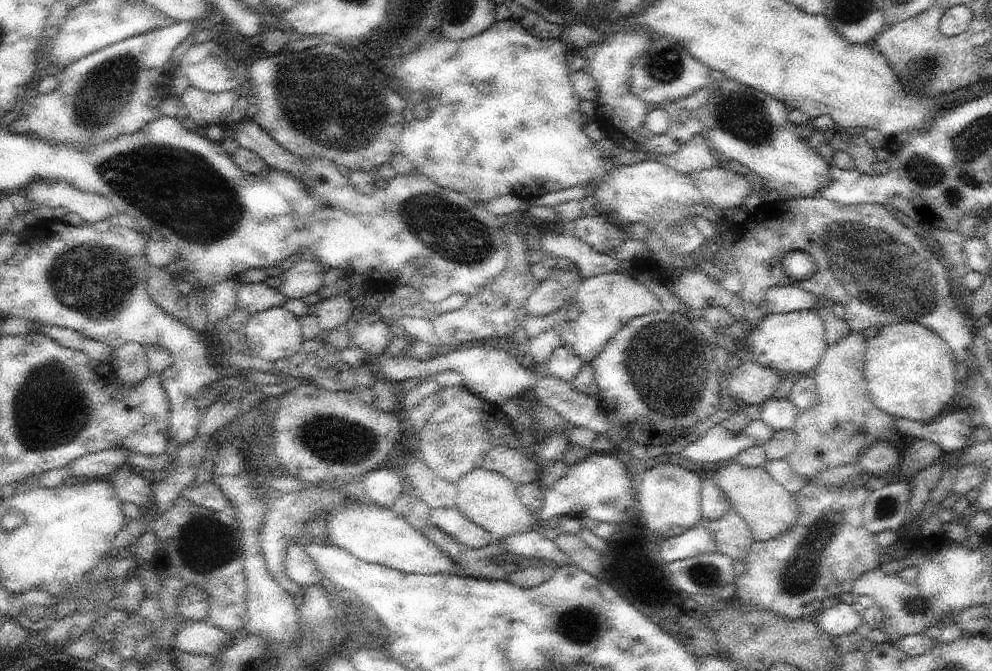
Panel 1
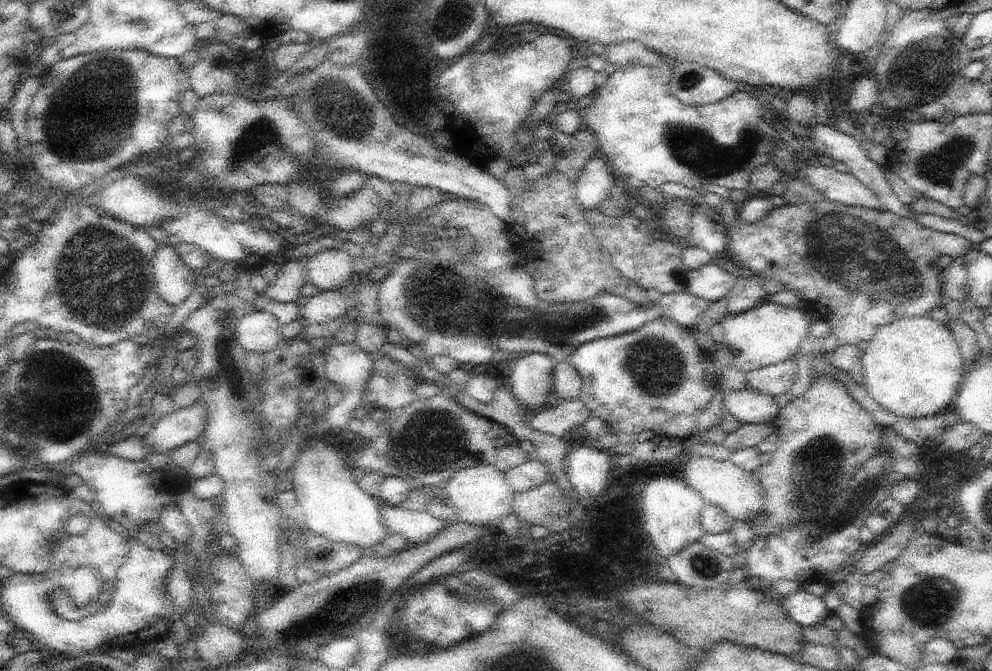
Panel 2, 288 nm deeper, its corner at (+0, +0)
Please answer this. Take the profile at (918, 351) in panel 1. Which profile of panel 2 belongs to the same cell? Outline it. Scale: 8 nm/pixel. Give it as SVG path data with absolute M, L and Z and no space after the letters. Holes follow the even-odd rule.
M909 316L909 318L901 318L879 328L875 336L869 340L867 350L863 352L861 364L863 364L865 390L883 410L893 412L899 418L923 420L923 418L937 416L939 412L943 412L945 406L953 406L953 400L963 380L963 360L961 360L959 344L955 342L951 330L933 318Z

